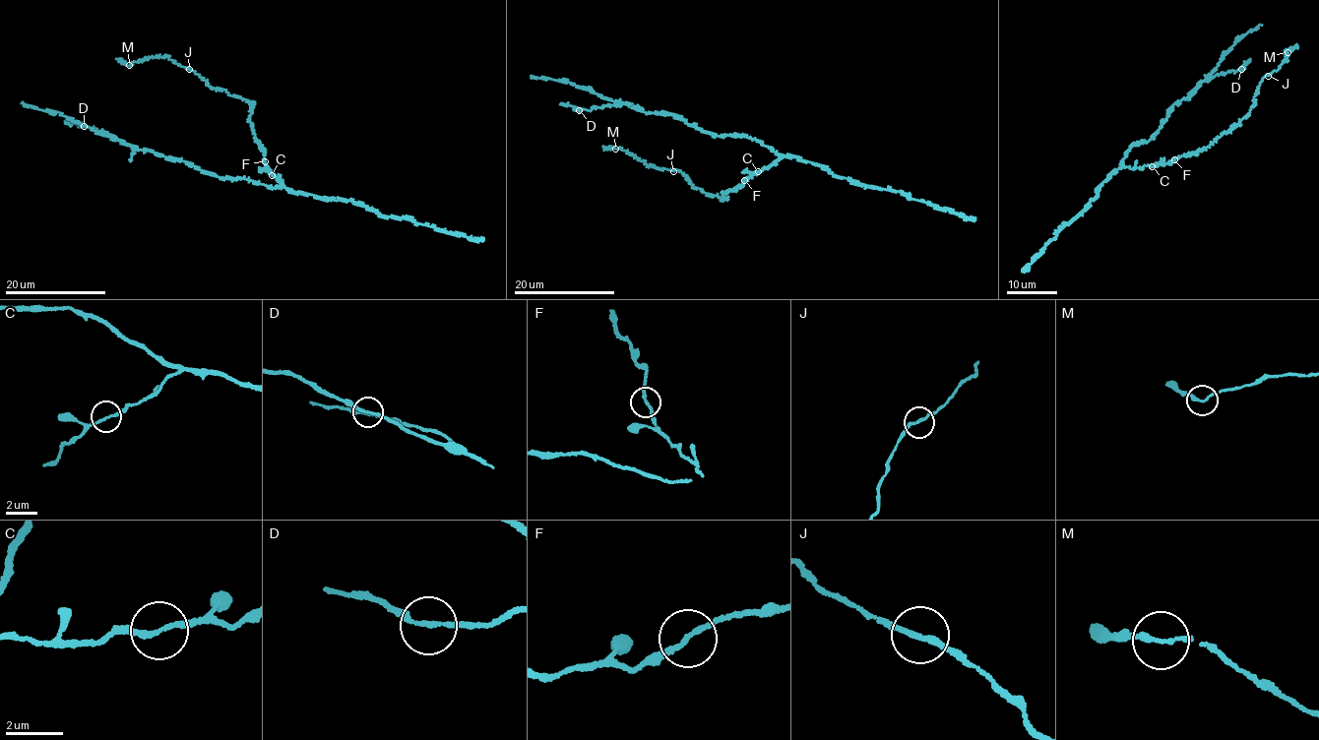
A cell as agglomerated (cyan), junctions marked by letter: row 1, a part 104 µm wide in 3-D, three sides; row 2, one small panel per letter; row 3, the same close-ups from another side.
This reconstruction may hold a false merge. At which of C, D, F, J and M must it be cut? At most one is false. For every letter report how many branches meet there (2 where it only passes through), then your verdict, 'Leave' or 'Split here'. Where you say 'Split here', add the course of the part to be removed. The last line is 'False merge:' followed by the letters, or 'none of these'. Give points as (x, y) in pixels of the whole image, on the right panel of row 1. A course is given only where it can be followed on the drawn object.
C: Branches: 2. Leave
D: Branches: 2. Leave
F: Branches: 2. Leave
J: Branches: 2. Leave
M: Branches: 2. Leave
False merge: none of these

